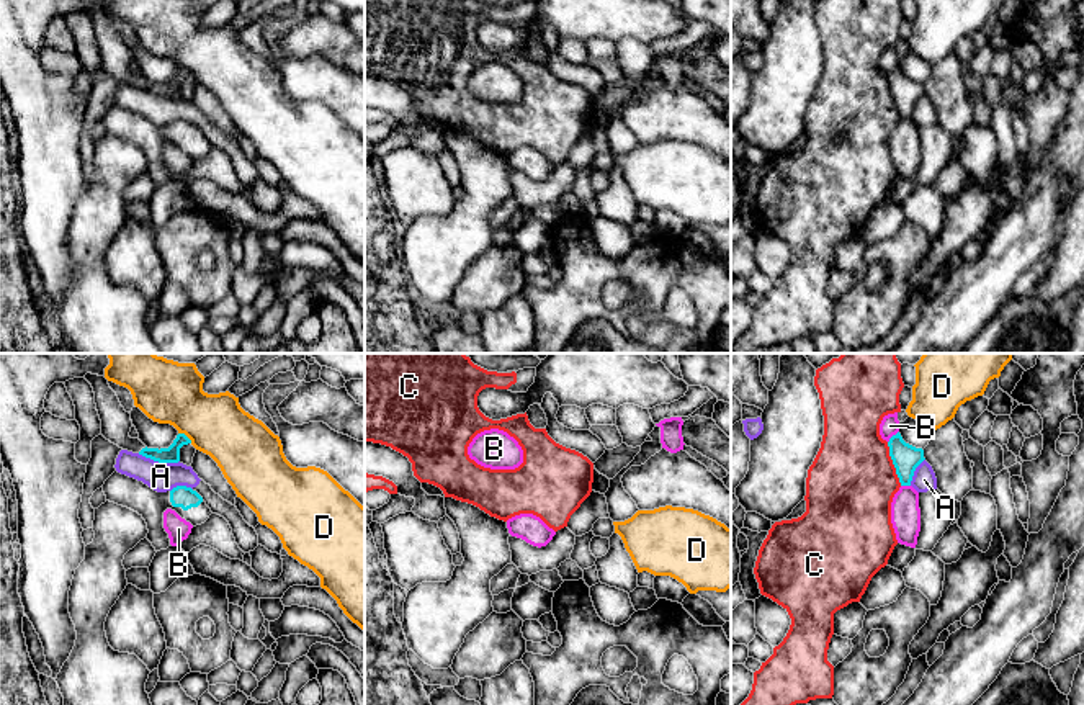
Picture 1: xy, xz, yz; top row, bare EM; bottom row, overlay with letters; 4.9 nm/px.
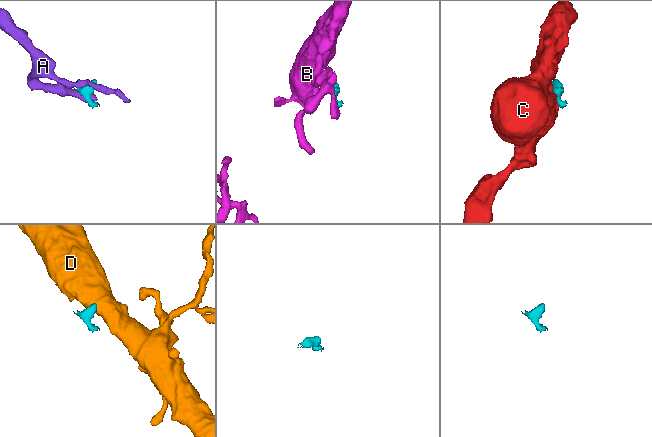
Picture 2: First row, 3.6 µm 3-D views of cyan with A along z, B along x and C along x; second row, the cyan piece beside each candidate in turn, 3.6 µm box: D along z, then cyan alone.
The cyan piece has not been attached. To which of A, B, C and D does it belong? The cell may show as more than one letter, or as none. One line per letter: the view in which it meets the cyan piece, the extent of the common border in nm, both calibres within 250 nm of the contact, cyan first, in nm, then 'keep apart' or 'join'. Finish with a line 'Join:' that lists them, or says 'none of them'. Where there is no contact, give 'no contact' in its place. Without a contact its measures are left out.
A: contact in xy; length 220 nm; calibres 80 and 140 nm; keep apart
B: contact in yz; length 80 nm; calibres 140 and 100 nm; keep apart
C: contact in yz; length 220 nm; calibres 140 and 440 nm; keep apart
D: contact in xy; length 90 nm; calibres 80 and 300 nm; keep apart
Join: none of them

